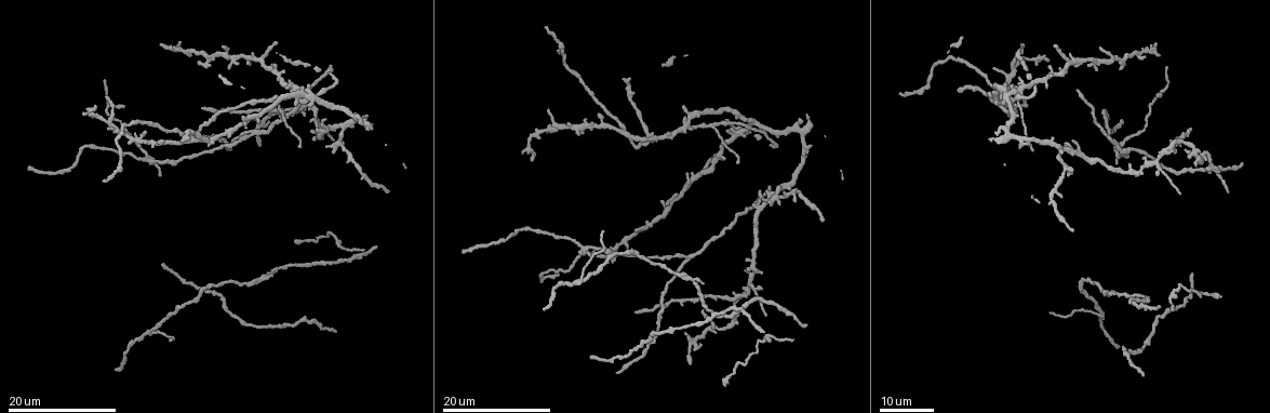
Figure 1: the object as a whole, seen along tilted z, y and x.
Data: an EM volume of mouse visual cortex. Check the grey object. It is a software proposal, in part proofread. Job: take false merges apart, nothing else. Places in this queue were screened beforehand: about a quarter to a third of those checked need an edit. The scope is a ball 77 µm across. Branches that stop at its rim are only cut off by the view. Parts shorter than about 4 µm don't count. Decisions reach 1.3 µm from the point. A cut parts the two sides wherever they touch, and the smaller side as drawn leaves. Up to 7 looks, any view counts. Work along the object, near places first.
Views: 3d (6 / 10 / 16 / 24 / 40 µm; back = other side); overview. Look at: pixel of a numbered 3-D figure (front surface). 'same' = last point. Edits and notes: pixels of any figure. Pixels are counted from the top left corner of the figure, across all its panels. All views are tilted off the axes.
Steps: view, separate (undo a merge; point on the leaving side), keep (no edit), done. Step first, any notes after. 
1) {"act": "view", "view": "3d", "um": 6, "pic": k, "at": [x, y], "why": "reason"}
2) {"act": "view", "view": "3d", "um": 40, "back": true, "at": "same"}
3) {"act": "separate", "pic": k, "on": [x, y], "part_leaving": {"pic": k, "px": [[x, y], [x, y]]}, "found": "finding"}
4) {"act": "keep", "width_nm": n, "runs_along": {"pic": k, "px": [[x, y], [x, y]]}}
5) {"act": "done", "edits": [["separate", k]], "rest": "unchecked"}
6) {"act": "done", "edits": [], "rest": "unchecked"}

{"act": "view", "view": "3d", "um": 24, "pic": 1, "at": [630, 141], "why": "side arm on a straight run"}

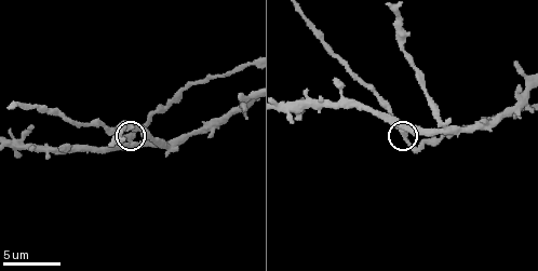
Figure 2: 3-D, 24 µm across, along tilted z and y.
{"act": "view", "view": "3d", "um": 10, "pic": 2, "at": [403, 136], "why": "zoom in"}

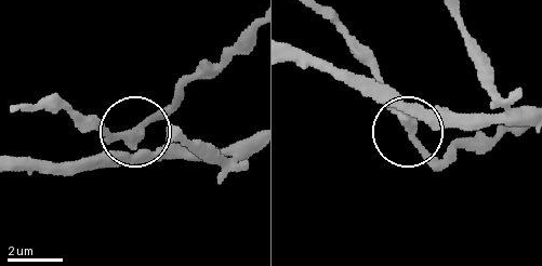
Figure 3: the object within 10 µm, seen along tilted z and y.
{"act": "keep", "arms": 3, "runs_along": {"pic": 3, "px": [[252, 135], [155, 149], [86, 129]]}, "found": "one neuron here"}

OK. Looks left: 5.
{"act": "view", "view": "3d", "um": 16, "pic": 1, "at": [688, 113]}

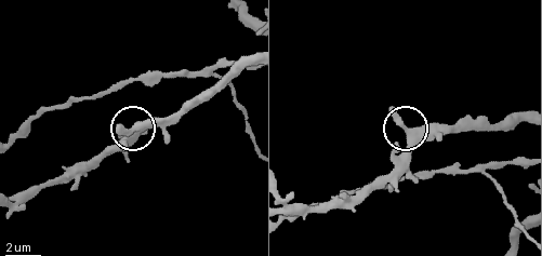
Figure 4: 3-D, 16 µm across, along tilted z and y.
{"act": "view", "view": "3d", "um": 10, "pic": 4, "at": [138, 124]}

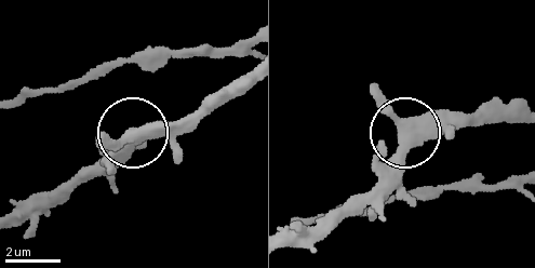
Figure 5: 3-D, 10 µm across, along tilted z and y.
{"act": "view", "view": "3d", "um": 10, "back": true, "pic": 5, "at": [402, 131], "why": "from behind"}

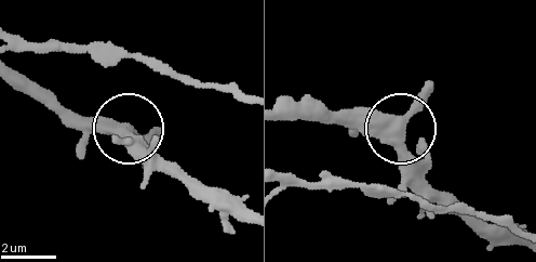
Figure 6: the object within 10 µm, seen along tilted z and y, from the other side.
{"act": "keep", "arms": 3, "found": "one neuron here"}

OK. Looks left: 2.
{"act": "view", "view": "3d", "um": 16, "pic": 1, "at": [782, 187], "why": "three arms meet"}

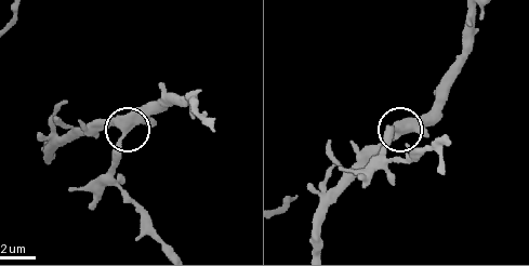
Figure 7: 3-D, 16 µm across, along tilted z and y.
{"act": "view", "view": "3d", "um": 6, "pic": 7, "at": [126, 128]}

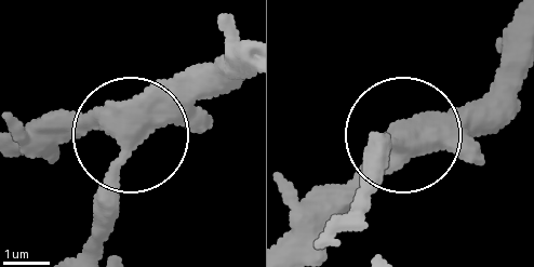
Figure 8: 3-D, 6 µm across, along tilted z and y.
{"act": "keep", "arms": 3, "found": "one neuron here"}

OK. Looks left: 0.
{"act": "done", "edits": [], "rest": "unchecked"}

